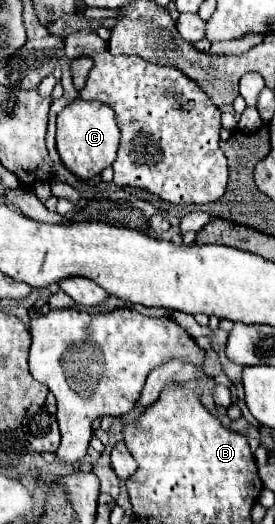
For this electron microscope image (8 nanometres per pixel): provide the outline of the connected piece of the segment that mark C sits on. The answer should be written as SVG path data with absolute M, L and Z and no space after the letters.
M75 100L73 104L65 106L57 116L57 152L65 168L81 180L101 174L101 170L115 162L119 138L121 134L115 112L107 104Z

